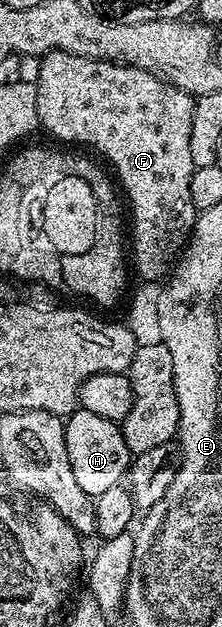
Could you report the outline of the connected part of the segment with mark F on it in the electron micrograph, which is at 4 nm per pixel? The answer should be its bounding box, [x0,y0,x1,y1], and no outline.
[35,49,199,283]

